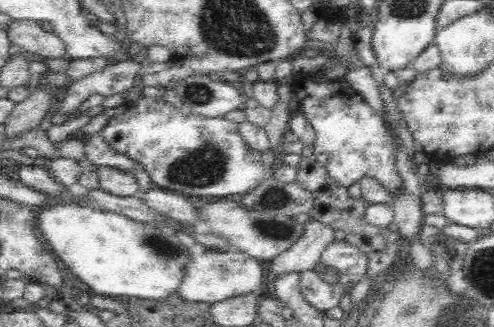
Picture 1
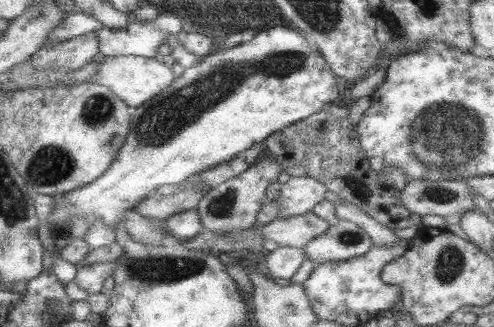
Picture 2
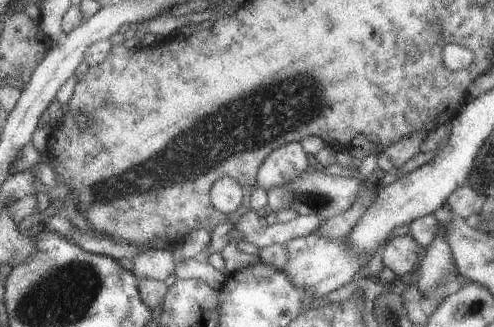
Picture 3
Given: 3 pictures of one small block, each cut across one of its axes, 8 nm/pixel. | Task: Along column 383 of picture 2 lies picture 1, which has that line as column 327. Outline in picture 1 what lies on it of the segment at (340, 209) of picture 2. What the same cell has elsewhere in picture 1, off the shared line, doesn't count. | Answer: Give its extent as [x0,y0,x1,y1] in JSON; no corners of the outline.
[266,220,334,278]

